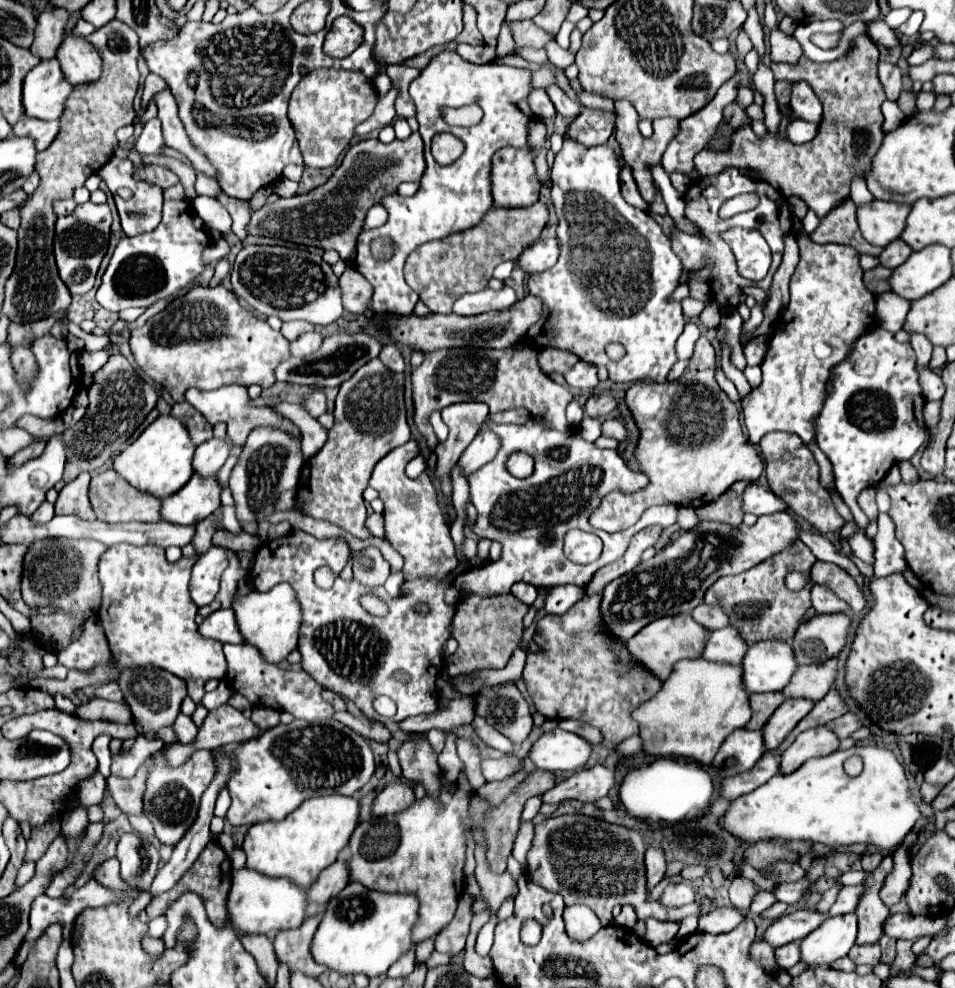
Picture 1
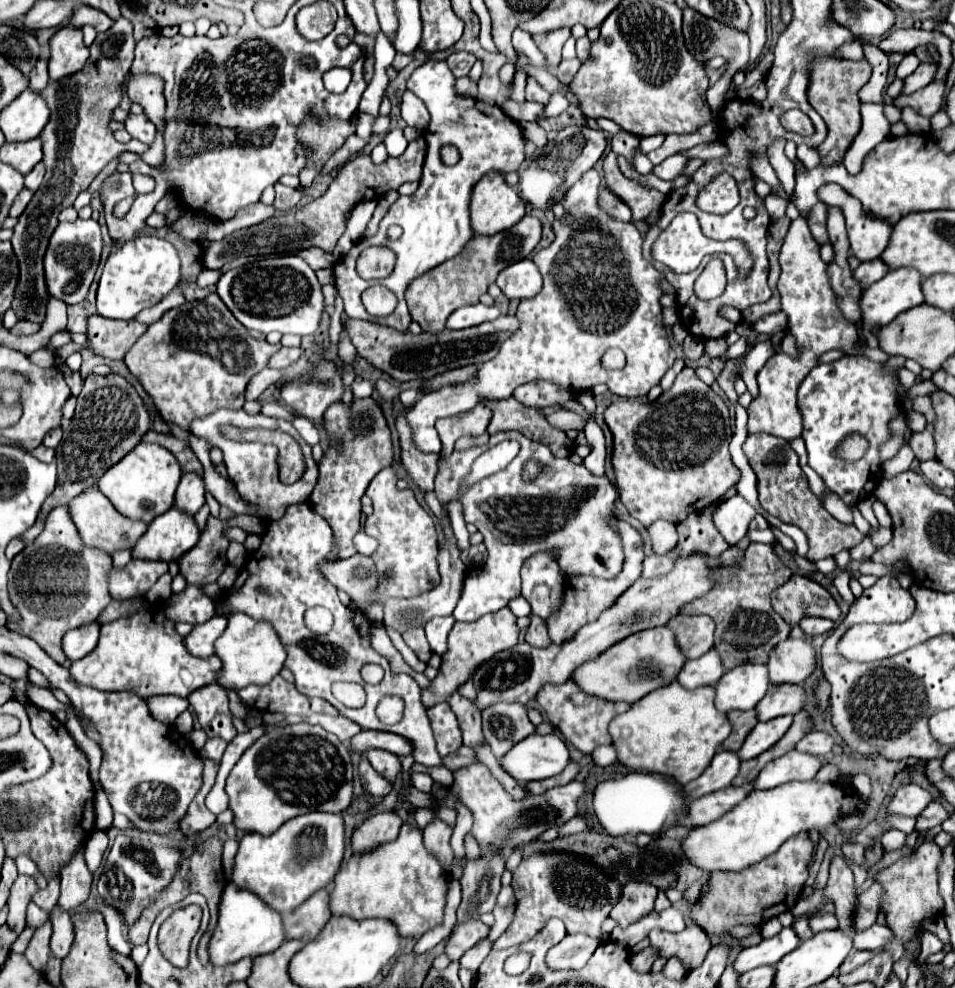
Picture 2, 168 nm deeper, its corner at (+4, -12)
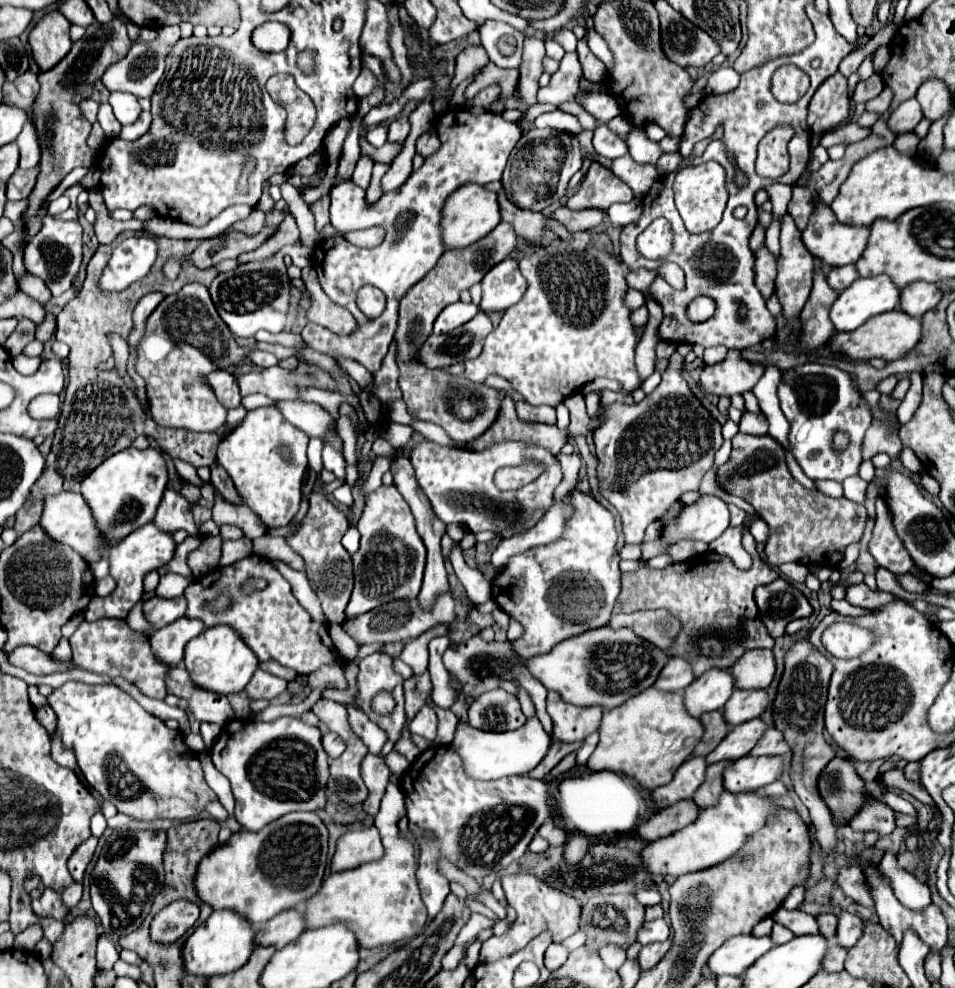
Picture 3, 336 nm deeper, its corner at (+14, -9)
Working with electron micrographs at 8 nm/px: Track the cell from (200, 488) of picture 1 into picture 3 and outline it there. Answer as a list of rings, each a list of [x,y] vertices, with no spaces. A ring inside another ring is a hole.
[[[154,523],[140,527],[138,531],[130,533],[126,539],[122,539],[116,547],[112,547],[108,551],[108,561],[110,561],[110,575],[116,581],[116,589],[106,597],[94,595],[94,599],[90,601],[90,607],[86,607],[86,611],[84,611],[86,621],[92,623],[92,621],[98,621],[104,617],[126,619],[128,611],[142,599],[142,581],[144,581],[146,573],[156,571],[162,565],[166,565],[174,555],[174,547],[176,547],[176,543],[172,539],[172,533],[164,533],[164,531],[156,529]]]

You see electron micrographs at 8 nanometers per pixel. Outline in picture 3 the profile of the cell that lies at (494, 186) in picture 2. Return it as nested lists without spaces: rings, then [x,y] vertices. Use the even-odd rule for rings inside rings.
[[[466,185],[454,191],[450,199],[446,199],[446,207],[442,207],[442,243],[446,249],[462,249],[474,245],[478,239],[488,235],[500,223],[500,209],[496,193],[486,191],[478,185]]]

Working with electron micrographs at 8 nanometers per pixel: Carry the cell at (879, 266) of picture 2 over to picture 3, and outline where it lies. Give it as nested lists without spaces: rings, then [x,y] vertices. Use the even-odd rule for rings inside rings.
[[[844,265],[844,267],[834,267],[828,275],[826,275],[826,281],[832,289],[836,289],[838,293],[844,291],[846,287],[850,287],[852,281],[858,279],[858,273],[856,273],[856,267],[854,265]]]

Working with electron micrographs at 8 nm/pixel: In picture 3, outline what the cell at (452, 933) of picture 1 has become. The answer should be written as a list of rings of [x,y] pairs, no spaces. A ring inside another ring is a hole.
[[[472,913],[470,921],[462,927],[462,931],[460,931],[460,935],[458,935],[456,943],[458,943],[458,945],[468,943],[468,941],[470,941],[470,939],[474,939],[482,929],[488,929],[488,927],[494,927],[494,921],[492,921],[492,919],[488,919],[488,917],[484,917],[484,915],[480,915],[480,913]]]

